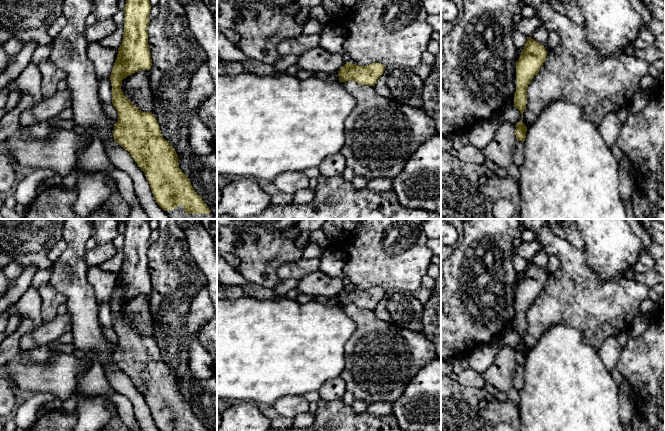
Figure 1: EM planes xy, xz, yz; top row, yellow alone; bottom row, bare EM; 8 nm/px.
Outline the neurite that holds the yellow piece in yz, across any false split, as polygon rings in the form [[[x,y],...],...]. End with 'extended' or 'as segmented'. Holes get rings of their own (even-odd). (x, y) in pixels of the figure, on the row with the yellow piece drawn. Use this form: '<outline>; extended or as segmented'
[[[527,37],[519,60],[516,62],[516,91],[514,93],[514,105],[522,119],[515,125],[517,141],[525,141],[527,127],[523,125],[523,112],[527,104],[527,87],[533,77],[538,73],[547,56],[544,46],[531,37]]]; as segmented

